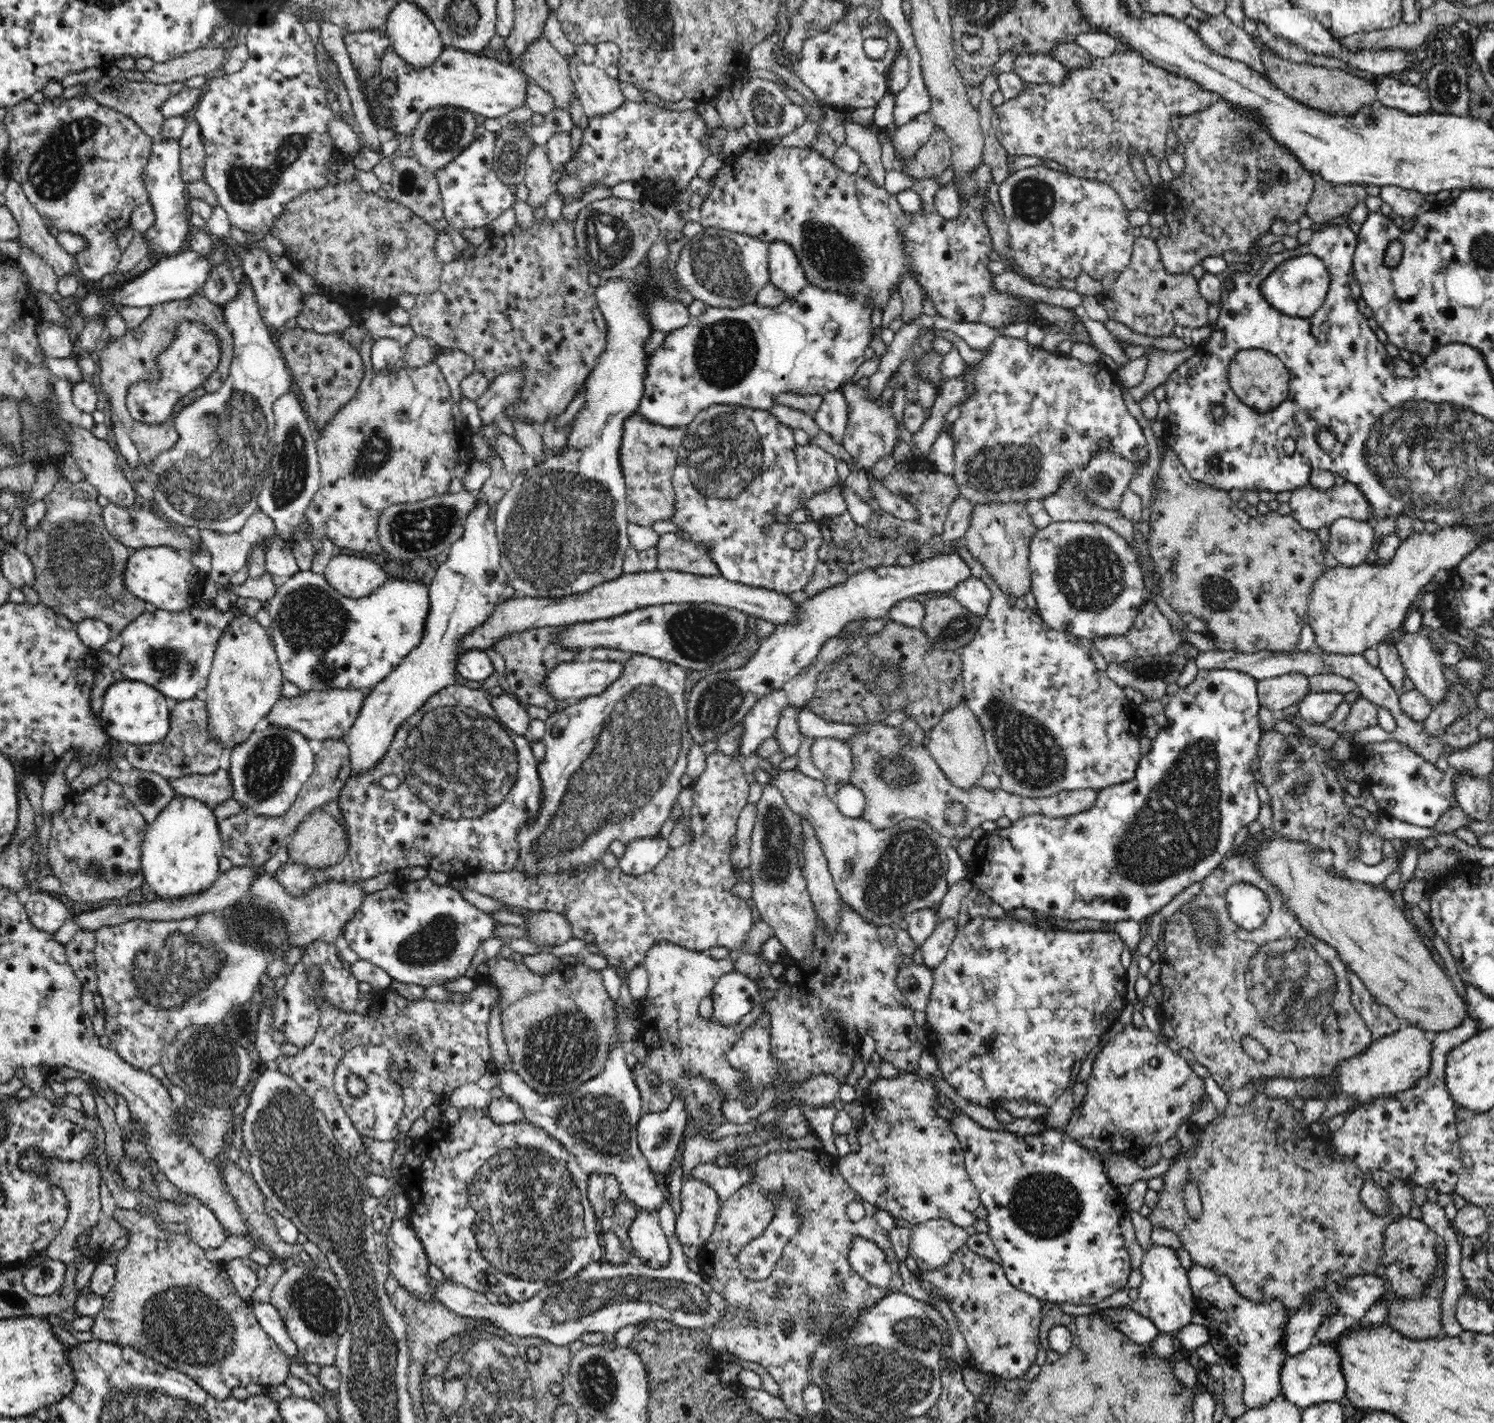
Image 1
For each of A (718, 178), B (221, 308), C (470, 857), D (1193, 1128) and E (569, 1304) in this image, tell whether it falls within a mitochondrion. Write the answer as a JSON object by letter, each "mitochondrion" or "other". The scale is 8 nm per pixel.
{"A":"other","B":"other","C":"other","D":"other","E":"mitochondrion"}

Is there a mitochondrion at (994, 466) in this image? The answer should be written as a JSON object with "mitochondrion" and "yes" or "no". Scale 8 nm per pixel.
{"mitochondrion":"yes"}

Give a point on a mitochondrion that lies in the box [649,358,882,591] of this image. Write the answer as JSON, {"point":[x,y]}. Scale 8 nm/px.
{"point":[726,457]}

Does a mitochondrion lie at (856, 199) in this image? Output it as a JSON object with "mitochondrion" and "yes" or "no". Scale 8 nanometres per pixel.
{"mitochondrion":"no"}

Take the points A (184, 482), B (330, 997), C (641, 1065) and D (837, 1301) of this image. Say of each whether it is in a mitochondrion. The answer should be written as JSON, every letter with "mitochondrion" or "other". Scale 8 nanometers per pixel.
{"A":"mitochondrion","B":"other","C":"other","D":"mitochondrion"}

